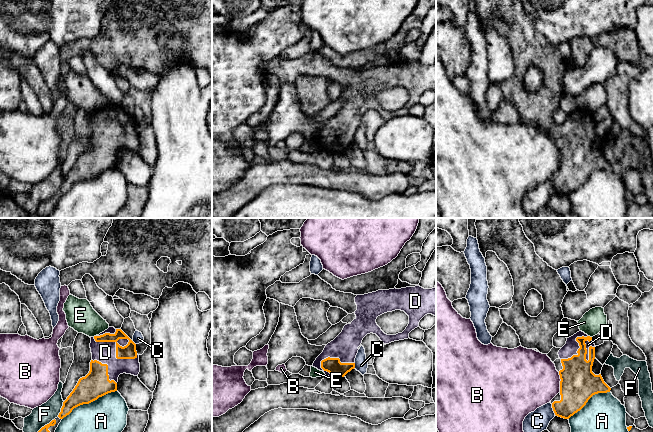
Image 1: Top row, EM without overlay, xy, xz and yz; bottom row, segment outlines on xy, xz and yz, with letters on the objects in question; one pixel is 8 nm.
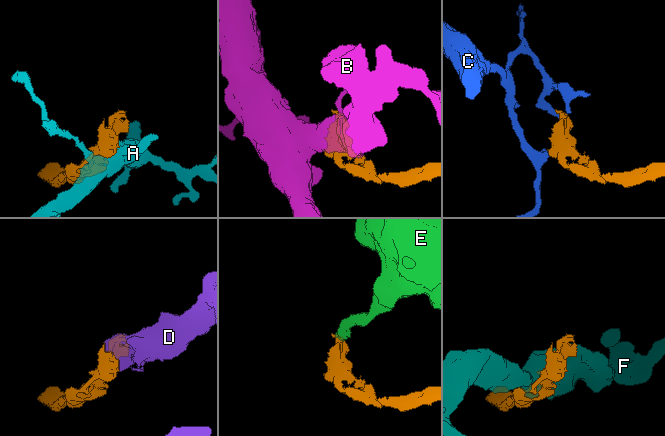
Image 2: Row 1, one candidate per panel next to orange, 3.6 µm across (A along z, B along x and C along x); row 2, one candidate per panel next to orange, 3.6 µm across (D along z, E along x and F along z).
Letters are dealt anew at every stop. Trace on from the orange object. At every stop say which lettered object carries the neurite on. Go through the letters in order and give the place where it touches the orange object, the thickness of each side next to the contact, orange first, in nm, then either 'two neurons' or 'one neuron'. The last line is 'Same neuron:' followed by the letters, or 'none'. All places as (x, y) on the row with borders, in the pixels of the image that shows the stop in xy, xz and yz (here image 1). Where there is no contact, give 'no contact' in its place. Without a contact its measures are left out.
A: xy (89, 402) | 220/300 nm | two neurons
B: yz (560, 382) | 300/460 nm | two neurons
C: yz (553, 409) | 280/170 nm | two neurons
D: xy (116, 349) | 110/180 nm | one neuron
E: yz (589, 336) | 160/190 nm | two neurons
F: xy (45, 425) | 50/160 nm | two neurons
Same neuron: D

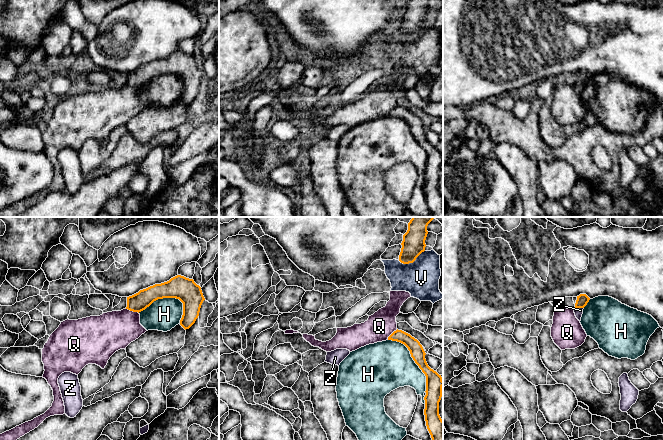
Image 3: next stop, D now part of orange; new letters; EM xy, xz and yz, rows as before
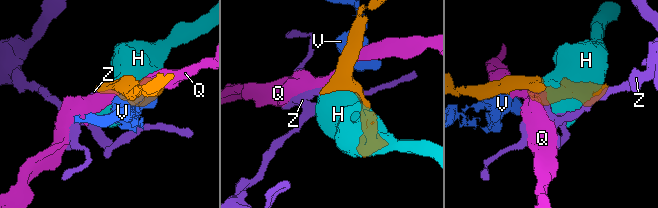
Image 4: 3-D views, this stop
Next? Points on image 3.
H: xy (160, 298) | 190/260 nm | two neurons
Q: xy (132, 310) | 150/320 nm | two neurons
V: xz (411, 262) | 190/280 nm | two neurons
Z: yz (579, 307) | 90/70 nm | two neurons
Same neuron: none

